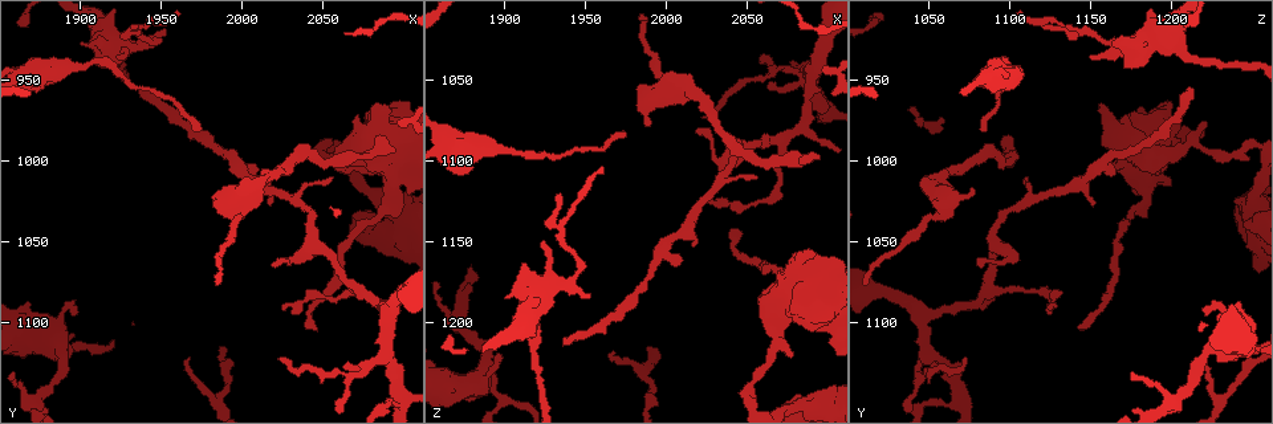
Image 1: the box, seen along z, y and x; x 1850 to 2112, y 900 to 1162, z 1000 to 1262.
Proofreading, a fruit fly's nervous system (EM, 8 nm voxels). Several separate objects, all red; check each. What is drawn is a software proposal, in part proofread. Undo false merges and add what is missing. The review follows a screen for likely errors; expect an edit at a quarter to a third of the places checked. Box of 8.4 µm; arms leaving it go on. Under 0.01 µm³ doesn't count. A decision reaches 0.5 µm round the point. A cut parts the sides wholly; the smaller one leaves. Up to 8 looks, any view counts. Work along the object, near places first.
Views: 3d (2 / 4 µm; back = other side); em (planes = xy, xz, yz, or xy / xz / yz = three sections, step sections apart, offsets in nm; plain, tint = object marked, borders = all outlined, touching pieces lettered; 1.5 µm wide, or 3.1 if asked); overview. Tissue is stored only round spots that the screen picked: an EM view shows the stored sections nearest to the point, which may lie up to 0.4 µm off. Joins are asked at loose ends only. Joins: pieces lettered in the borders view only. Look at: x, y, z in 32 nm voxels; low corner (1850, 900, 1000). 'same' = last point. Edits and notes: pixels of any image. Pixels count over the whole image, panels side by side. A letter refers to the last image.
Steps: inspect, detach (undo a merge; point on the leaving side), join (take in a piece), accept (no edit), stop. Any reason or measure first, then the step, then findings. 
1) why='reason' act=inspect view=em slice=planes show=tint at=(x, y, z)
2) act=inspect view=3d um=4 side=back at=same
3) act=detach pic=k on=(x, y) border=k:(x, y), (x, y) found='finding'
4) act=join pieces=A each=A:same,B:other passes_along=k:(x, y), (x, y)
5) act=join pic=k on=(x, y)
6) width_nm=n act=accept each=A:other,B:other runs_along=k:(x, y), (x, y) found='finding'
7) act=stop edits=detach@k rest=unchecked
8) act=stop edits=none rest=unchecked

why='free end' act=inspect view=em slice=planes show=borders at=(1952, 918, 1180)

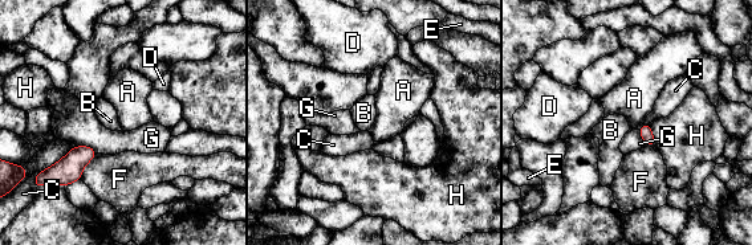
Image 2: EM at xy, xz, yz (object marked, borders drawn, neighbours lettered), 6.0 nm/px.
act=accept each=A:other,B:other,C:other,D:other,E:other,F:other,G:other,H:other border=2:(643, 122), (637, 129) found='no lettered piece goes on from it'

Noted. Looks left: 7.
why='branch stops here' act=inspect view=3d um=4 at=(2016, 1026, 1154)

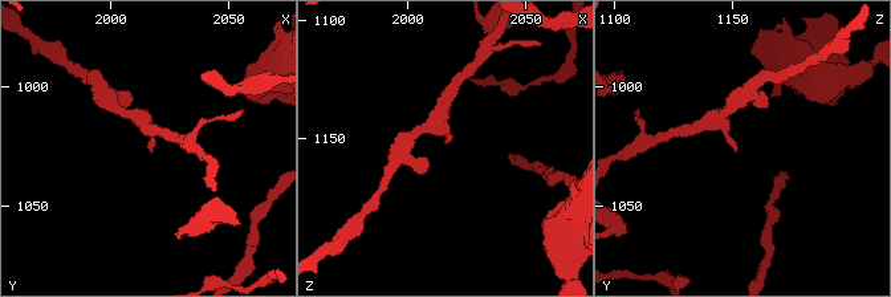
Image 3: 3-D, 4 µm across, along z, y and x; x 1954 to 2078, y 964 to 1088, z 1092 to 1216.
arm_widths_nm=170,190 act=inspect view=em slice=planes show=plain at=(2016, 1024, 1153)

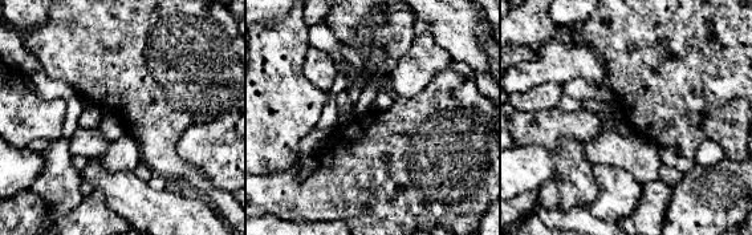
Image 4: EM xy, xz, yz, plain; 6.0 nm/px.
why='what lies round it' act=inspect view=em slice=planes show=borders at=same

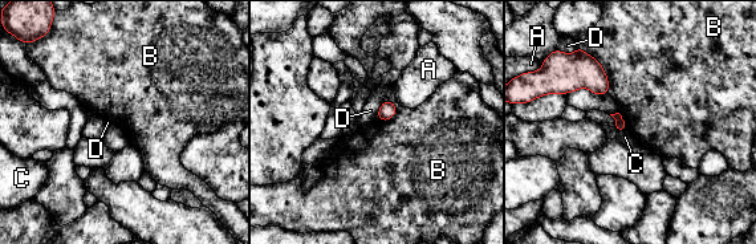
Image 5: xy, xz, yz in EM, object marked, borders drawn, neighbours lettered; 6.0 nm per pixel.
act=accept each=A:other,B:other,C:other,D:other border=5:(578, 44), (601, 65), (609, 92) found='no lettered piece goes on from it'

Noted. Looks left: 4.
why='end of a long branch' act=inspect view=em slice=xy step=8 show=borders at=(2048, 1104, 1144)

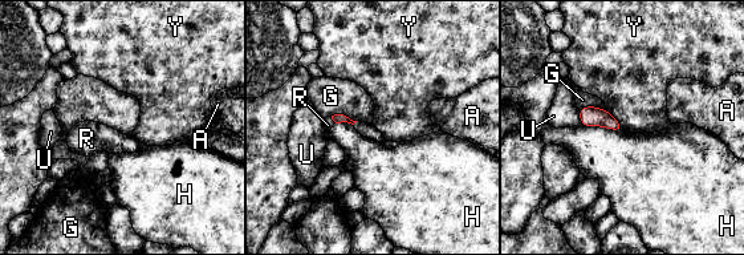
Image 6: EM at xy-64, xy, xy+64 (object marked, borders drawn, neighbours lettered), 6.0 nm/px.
act=join pieces=R each=A:other,G:other,H:other,R:same,U:other,Y:other passes_along=6:(337, 118), (333, 120), (328, 122) found='the neuron continues'

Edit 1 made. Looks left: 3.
act=stop edits=join@6 rest=unchecked

